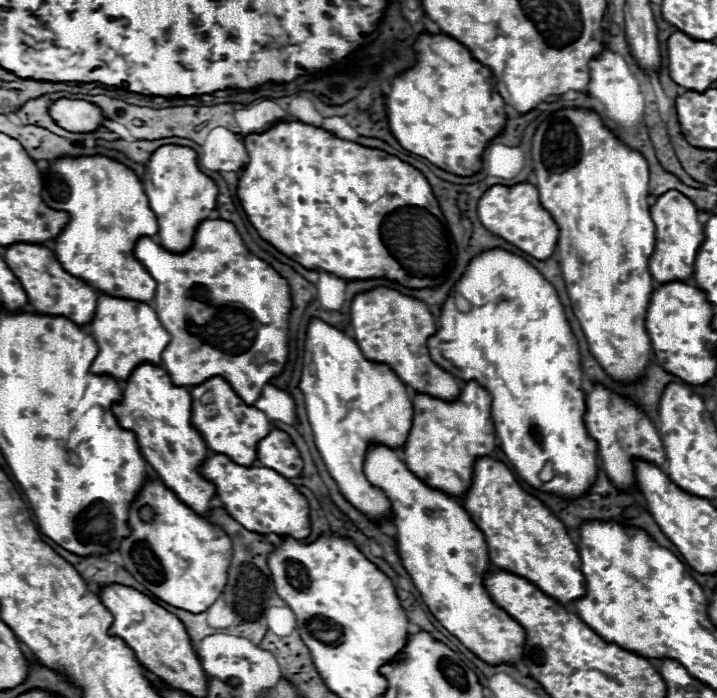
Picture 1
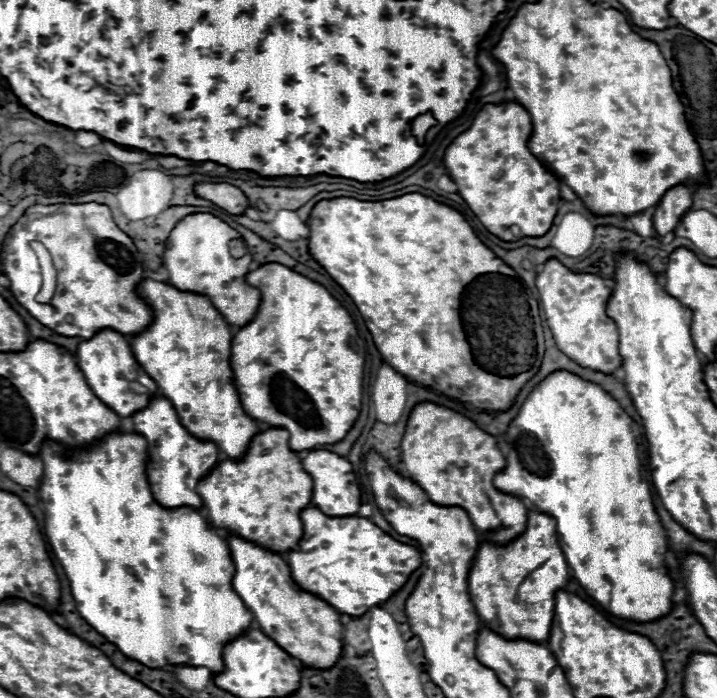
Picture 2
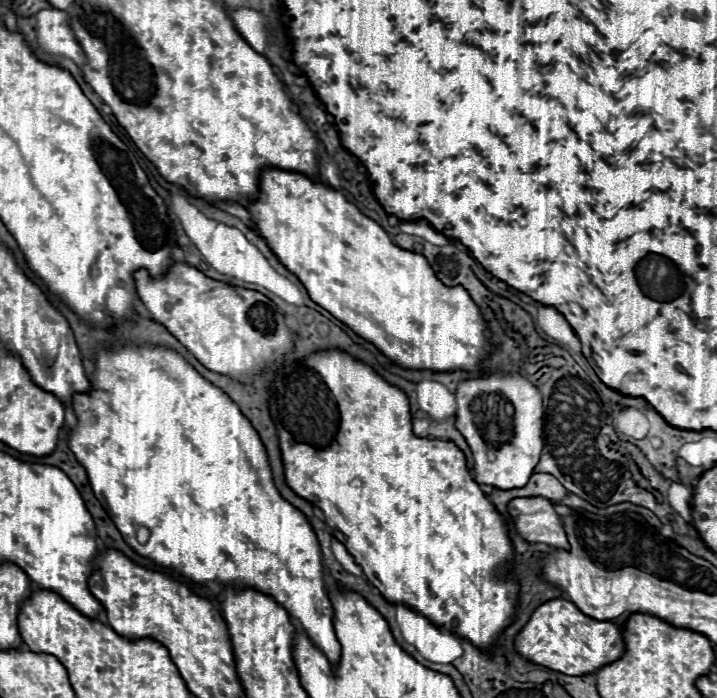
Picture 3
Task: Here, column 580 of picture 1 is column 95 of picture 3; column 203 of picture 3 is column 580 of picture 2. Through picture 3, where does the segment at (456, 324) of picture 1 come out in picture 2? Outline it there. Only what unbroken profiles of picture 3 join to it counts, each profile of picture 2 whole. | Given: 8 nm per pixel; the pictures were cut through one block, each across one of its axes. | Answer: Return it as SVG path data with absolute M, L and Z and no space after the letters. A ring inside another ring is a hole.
M556 370L552 374L548 374L524 400L524 404L520 406L516 418L510 422L508 430L506 430L506 438L500 438L504 456L506 456L506 466L502 472L498 472L494 476L494 486L502 492L514 494L514 496L522 496L528 498L530 504L534 508L538 508L540 512L552 516L556 520L556 536L558 536L558 544L564 552L564 558L572 570L572 576L580 582L580 586L586 590L586 594L590 594L602 608L606 608L608 612L612 612L614 616L622 616L626 620L636 620L636 622L646 622L646 620L656 620L664 614L670 612L672 608L672 592L674 592L674 582L666 570L664 564L664 554L666 554L666 532L662 528L662 522L654 510L652 504L652 494L650 494L650 486L642 482L640 478L640 460L638 460L638 448L636 448L636 436L634 436L634 426L632 426L632 418L622 410L622 406L606 392L602 390L598 384L592 384L588 380L582 380L580 376L568 372L568 370Z

